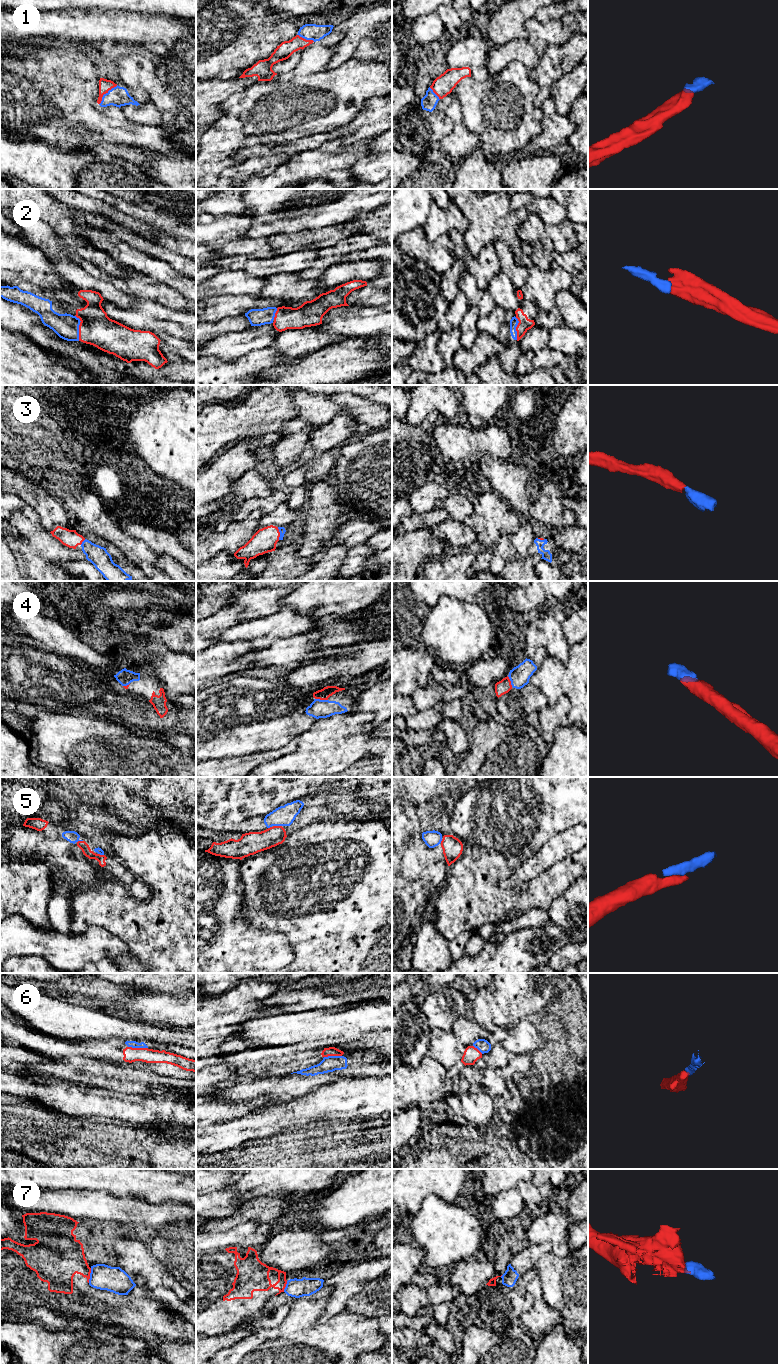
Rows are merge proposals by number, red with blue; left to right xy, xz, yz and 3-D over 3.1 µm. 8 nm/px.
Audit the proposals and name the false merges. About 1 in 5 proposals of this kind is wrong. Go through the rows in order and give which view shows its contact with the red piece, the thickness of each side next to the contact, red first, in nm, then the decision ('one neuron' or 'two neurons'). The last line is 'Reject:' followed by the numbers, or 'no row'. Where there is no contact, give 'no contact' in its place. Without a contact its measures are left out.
1: meets red in xy; 100 nm thick on the red side, 160 nm on the other; one neuron
2: meets red in xy; 280 nm thick on the red side, 200 nm on the other; one neuron
3: meets red in xz; 190 nm thick on the red side, 50 nm on the other; one neuron
4: meets red in xz; 90 nm thick on the red side, 150 nm on the other; one neuron
5: meets red in xz; 180 nm thick on the red side, 160 nm on the other; one neuron
6: meets red in xy; 110 nm thick on the red side, 60 nm on the other; two neurons
7: meets red in xy; 320 nm thick on the red side, 200 nm on the other; two neurons
Reject: 6, 7

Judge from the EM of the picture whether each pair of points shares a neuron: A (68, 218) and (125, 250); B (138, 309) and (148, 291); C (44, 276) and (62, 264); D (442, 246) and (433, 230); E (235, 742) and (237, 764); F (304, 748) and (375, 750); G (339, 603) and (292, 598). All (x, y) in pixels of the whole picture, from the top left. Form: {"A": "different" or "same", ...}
{"A": "different", "B": "different", "C": "different", "D": "different", "E": "different", "F": "same", "G": "same"}

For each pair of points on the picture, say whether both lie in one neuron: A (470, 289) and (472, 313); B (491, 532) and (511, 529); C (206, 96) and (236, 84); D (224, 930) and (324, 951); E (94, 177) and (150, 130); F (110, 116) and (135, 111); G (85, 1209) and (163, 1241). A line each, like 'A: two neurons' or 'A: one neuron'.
A: two neurons
B: one neuron
C: one neuron
D: two neurons
E: two neurons
F: two neurons
G: two neurons

